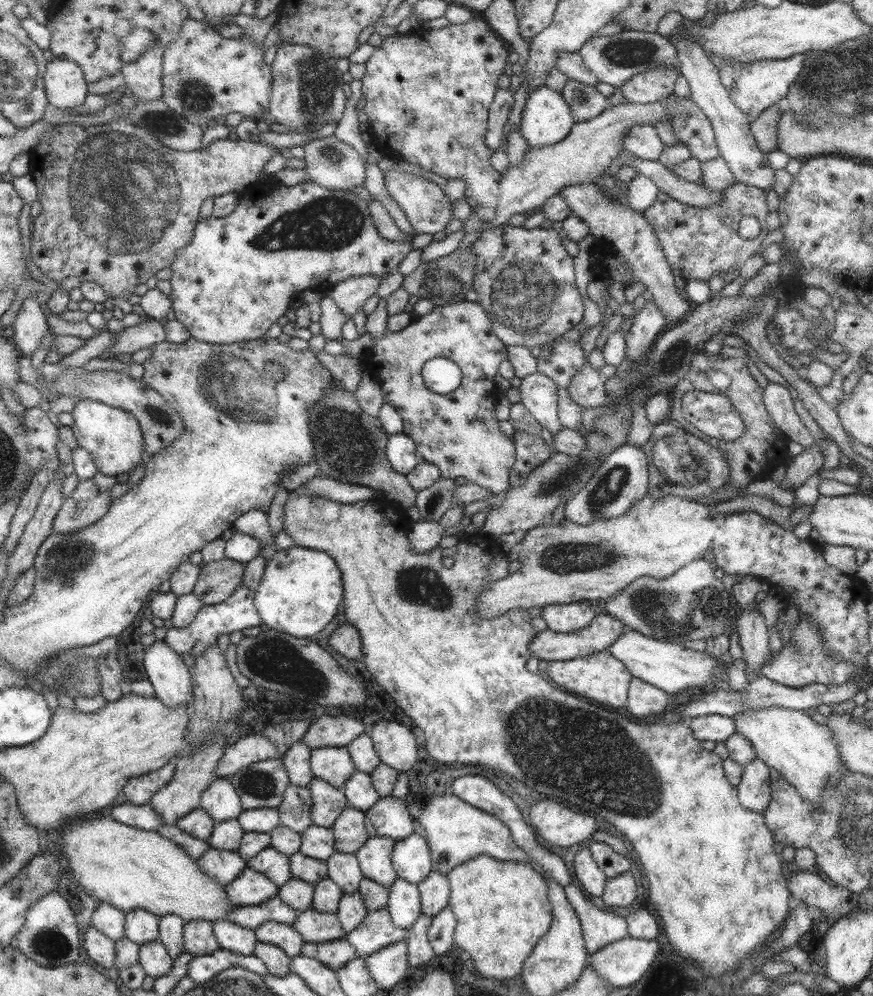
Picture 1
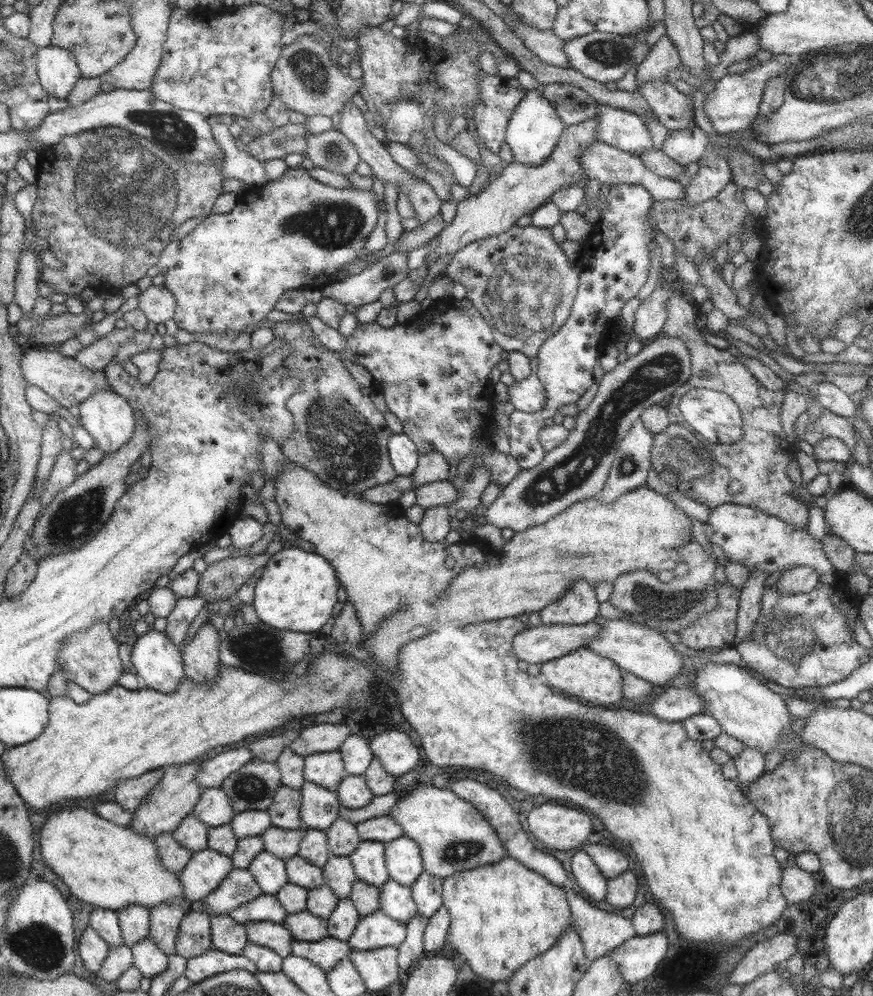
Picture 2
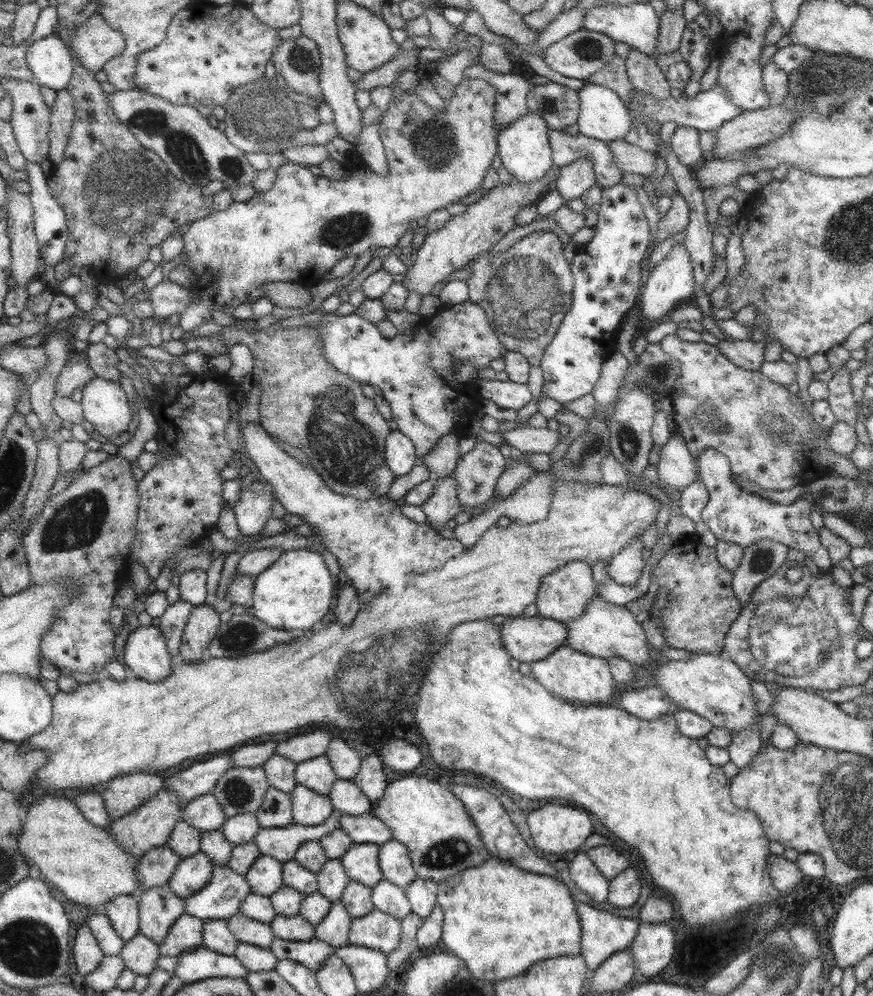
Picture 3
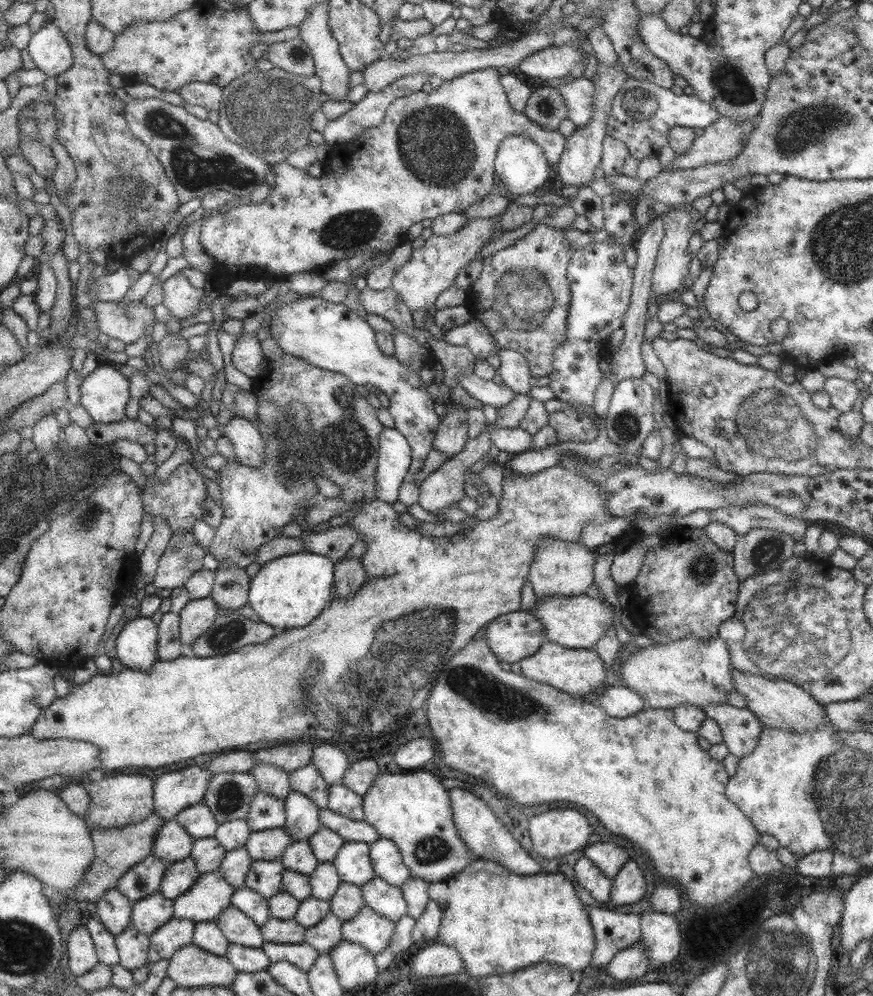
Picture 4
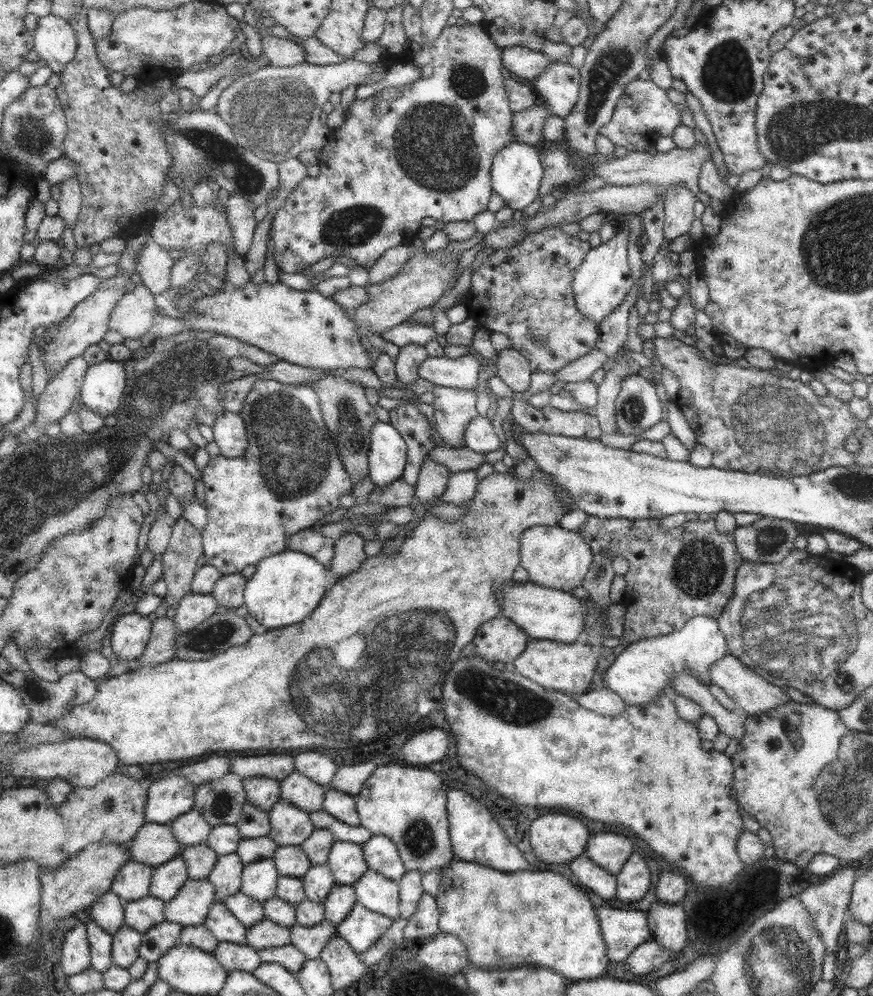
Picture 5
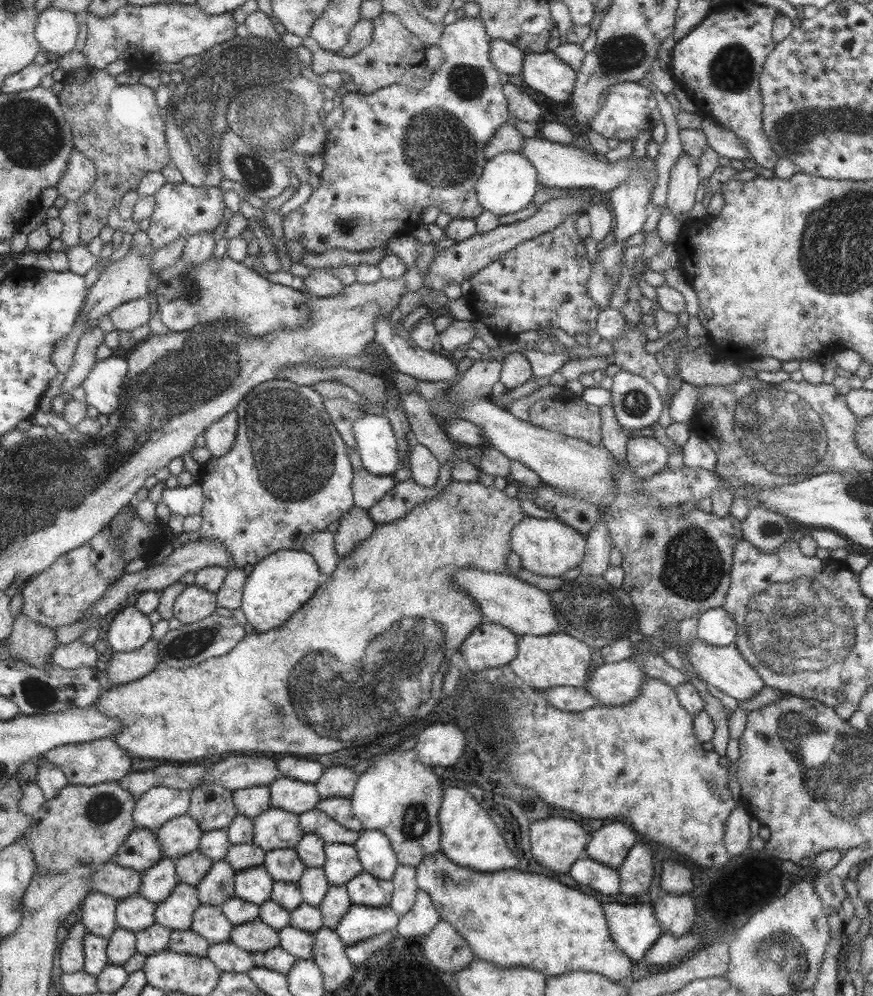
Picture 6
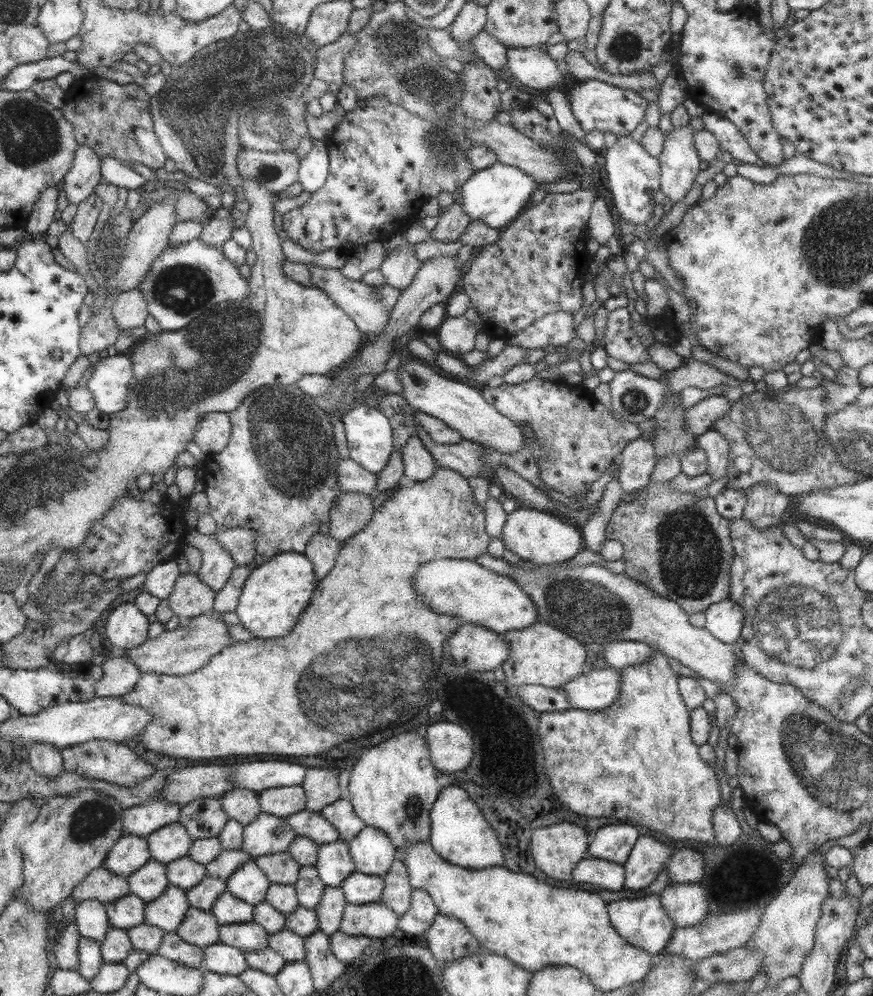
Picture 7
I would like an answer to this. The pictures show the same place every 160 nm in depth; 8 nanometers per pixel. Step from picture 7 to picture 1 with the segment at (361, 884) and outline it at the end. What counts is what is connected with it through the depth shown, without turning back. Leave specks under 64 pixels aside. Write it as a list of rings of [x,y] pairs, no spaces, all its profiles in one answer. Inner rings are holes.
[[[396,878],[388,887],[388,898],[386,908],[390,919],[399,928],[406,929],[414,924],[422,914],[421,894],[416,884],[402,878]]]

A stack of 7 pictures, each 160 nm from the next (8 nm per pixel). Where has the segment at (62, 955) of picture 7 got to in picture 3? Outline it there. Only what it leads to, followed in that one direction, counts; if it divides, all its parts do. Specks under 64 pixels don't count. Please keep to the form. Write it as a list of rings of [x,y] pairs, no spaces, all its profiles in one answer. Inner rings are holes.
[[[87,924],[78,929],[74,938],[72,954],[78,971],[83,976],[95,972],[106,957],[106,953],[98,943],[98,937],[94,935]]]

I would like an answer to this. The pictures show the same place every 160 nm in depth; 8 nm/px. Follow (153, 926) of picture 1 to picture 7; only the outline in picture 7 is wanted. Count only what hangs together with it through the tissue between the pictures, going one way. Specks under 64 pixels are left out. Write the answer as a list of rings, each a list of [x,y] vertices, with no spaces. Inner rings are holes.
[[[87,900],[75,906],[75,921],[83,937],[101,942],[111,928],[106,904],[99,900]]]

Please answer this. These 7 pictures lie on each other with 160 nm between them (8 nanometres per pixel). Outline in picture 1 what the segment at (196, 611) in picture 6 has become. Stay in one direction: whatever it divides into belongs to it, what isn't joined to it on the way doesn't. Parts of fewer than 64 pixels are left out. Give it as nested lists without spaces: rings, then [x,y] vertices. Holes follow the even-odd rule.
[[[216,646],[207,647],[201,655],[194,658],[193,673],[194,703],[190,707],[190,724],[187,730],[190,740],[187,757],[173,760],[174,776],[166,787],[159,788],[151,800],[155,811],[159,813],[161,823],[174,825],[183,816],[189,815],[201,806],[201,795],[215,779],[217,764],[225,754],[225,737],[228,735],[226,722],[239,718],[241,694],[233,682],[225,660]]]

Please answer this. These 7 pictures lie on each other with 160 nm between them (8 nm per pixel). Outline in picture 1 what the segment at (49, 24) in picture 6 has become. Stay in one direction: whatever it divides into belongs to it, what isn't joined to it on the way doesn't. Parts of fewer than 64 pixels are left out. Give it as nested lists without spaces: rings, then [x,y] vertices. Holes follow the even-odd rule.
[[[54,57],[52,61],[48,62],[45,85],[50,104],[60,109],[67,109],[72,114],[75,106],[81,106],[85,102],[89,92],[89,83],[79,64],[74,60],[61,57]]]

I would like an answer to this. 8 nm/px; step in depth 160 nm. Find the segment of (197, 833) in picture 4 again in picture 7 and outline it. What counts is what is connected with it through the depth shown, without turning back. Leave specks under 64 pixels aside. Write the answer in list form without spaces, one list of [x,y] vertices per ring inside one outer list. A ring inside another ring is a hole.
[[[174,823],[159,828],[153,835],[148,836],[152,860],[167,864],[172,860],[182,859],[190,850],[192,837],[184,826]]]

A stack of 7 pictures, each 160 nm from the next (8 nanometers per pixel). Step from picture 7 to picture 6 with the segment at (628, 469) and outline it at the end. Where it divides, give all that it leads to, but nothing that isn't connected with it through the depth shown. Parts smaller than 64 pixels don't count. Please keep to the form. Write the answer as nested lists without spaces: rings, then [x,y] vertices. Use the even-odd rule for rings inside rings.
[[[639,433],[625,445],[625,461],[634,476],[647,478],[666,466],[668,450],[653,436]]]

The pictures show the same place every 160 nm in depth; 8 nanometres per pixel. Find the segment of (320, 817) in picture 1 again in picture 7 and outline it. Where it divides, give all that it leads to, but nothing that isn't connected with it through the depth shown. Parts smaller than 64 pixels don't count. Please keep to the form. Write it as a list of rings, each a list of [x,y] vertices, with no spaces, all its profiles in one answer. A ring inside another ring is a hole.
[[[261,813],[254,823],[243,827],[240,849],[251,858],[277,854],[285,851],[295,838],[293,829],[285,823],[285,819]]]

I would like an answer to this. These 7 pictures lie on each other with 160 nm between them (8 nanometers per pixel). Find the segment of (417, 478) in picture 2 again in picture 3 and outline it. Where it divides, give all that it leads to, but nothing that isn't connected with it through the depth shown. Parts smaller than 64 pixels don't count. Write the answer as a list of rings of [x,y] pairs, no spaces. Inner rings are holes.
[[[457,432],[447,433],[435,443],[425,456],[418,457],[417,462],[421,462],[429,470],[430,474],[436,474],[437,478],[451,475],[460,458],[457,448],[460,437]]]

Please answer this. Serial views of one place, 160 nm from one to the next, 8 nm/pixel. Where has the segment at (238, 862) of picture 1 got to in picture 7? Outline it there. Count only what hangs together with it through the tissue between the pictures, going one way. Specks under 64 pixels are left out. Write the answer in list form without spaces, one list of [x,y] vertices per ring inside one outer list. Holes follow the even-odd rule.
[[[157,860],[149,861],[127,879],[131,886],[131,895],[145,902],[158,900],[170,885],[166,879],[166,865]]]

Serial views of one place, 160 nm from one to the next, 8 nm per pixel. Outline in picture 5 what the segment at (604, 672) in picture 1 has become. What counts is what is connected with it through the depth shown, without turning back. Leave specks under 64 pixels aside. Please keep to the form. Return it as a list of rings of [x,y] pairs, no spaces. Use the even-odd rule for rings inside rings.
[[[581,639],[573,643],[556,643],[550,640],[527,640],[526,648],[517,659],[513,659],[514,668],[527,680],[542,685],[543,688],[553,688],[557,692],[568,692],[572,695],[585,693],[593,678],[593,670],[597,664],[597,656]]]

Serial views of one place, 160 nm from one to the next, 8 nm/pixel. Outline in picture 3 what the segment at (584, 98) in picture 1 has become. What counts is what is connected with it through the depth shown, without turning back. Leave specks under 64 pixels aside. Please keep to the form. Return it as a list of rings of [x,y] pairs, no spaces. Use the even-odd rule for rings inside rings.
[[[547,81],[546,84],[541,84],[541,86],[532,85],[531,90],[526,96],[528,112],[540,116],[549,130],[559,131],[563,127],[575,123],[578,113],[578,104],[579,99],[573,89],[559,84],[553,84],[553,82],[550,81]]]

